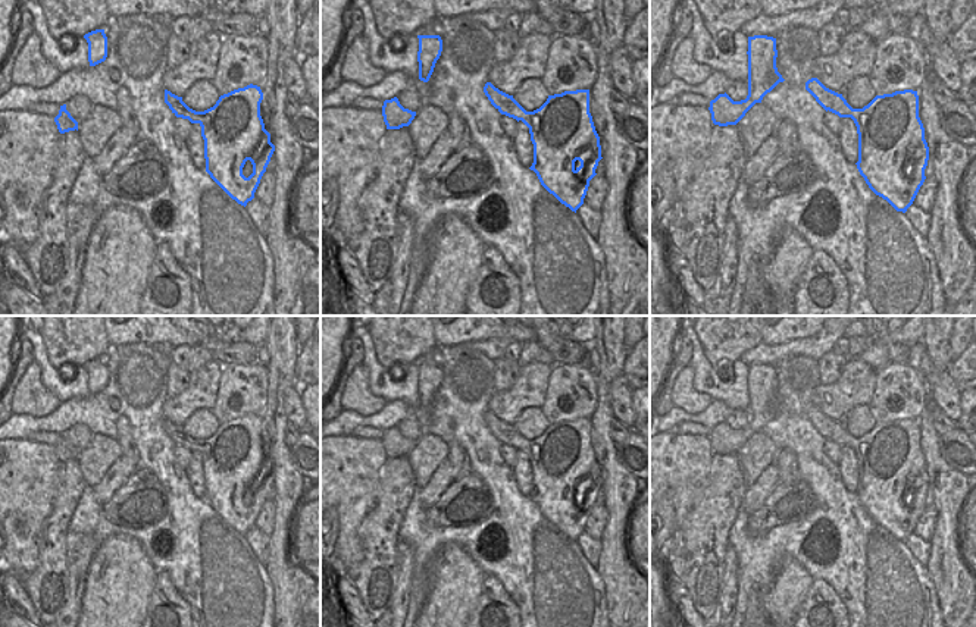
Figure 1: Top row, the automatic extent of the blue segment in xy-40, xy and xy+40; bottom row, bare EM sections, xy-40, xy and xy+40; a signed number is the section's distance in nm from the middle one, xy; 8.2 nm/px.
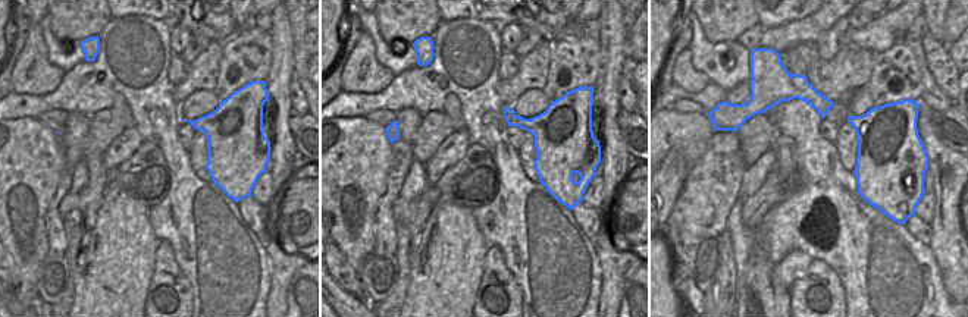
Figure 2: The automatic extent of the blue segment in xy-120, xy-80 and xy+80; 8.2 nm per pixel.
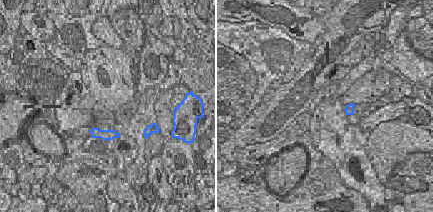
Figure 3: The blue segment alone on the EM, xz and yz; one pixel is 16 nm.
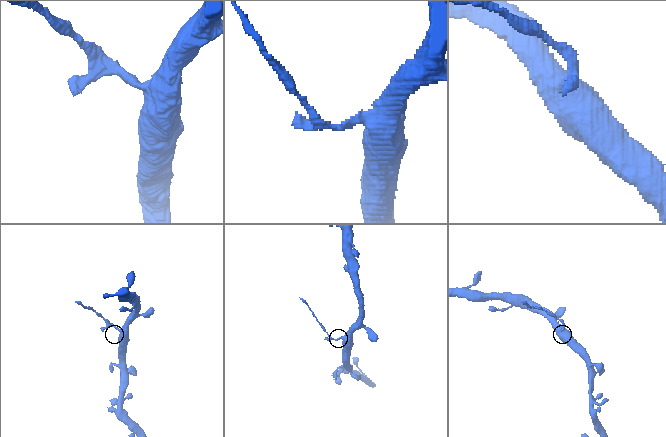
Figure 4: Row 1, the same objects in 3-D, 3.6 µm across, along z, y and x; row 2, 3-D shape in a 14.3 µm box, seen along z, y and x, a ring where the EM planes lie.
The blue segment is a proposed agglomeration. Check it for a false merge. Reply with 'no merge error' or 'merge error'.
merge error

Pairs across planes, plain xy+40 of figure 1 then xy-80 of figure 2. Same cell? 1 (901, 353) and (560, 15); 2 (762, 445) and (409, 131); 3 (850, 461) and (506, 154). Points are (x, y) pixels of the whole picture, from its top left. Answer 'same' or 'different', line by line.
1: different
2: different
3: different

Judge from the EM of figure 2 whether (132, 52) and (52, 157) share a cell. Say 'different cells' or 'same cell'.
different cells

